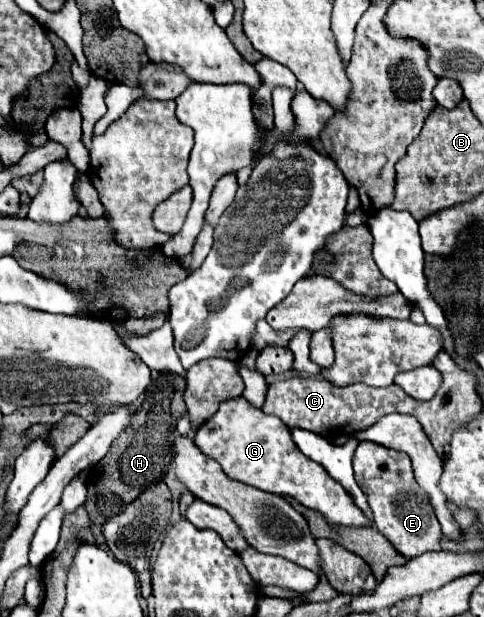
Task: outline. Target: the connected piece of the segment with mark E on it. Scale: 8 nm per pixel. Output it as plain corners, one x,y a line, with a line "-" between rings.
359,442
353,458
355,480
365,492
373,510
377,530
407,558
421,556
429,550
441,550
441,528
427,494
415,482
411,458
405,452
385,448
375,442

